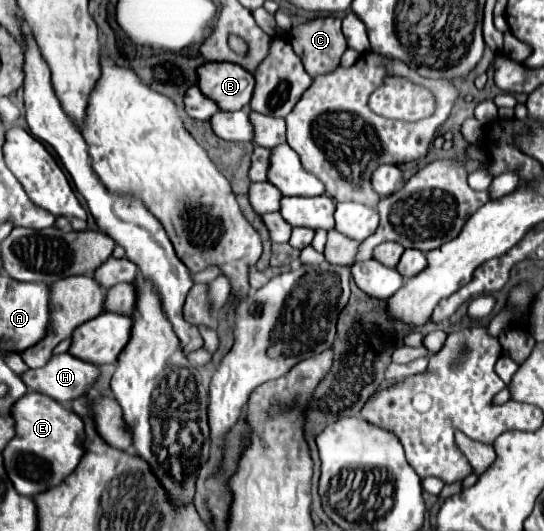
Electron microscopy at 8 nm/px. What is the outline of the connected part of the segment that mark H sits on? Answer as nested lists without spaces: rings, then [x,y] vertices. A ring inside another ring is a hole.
[[[56,354],[44,368],[28,370],[22,376],[26,386],[62,404],[86,396],[98,378],[100,368],[96,364],[84,362],[72,354]]]

